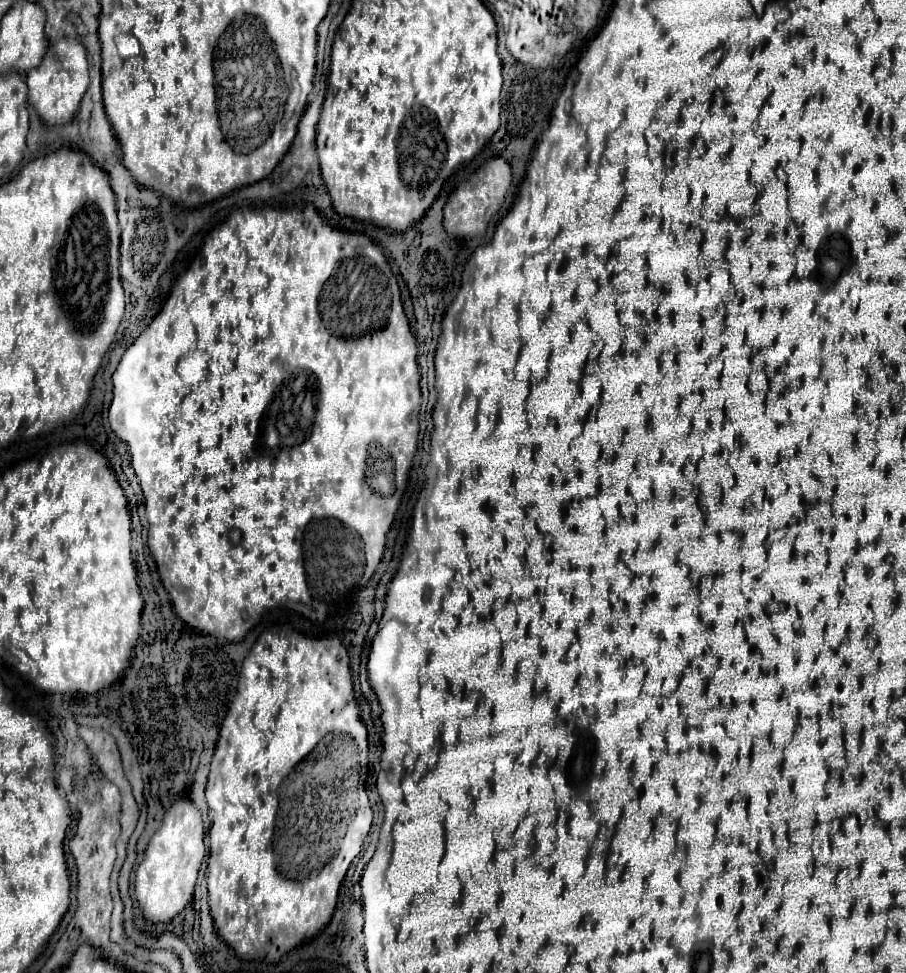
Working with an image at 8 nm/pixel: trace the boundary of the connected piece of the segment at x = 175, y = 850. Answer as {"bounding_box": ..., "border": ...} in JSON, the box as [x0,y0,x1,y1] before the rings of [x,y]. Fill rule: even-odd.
{"bounding_box":[134,797,204,923],"border":[[[182,797],[166,811],[166,817],[150,839],[144,861],[134,877],[134,893],[146,921],[168,923],[192,901],[204,853],[204,823],[200,809],[188,797]]]}

